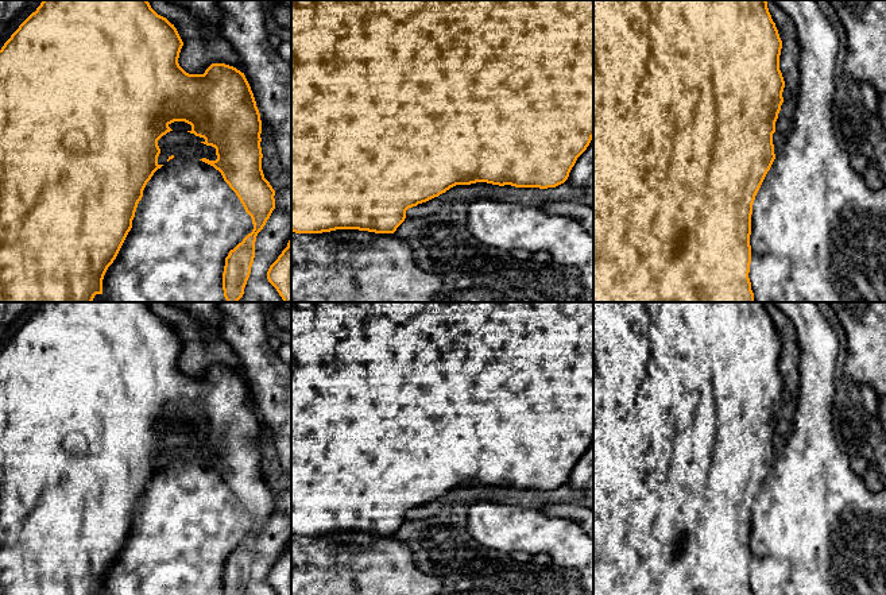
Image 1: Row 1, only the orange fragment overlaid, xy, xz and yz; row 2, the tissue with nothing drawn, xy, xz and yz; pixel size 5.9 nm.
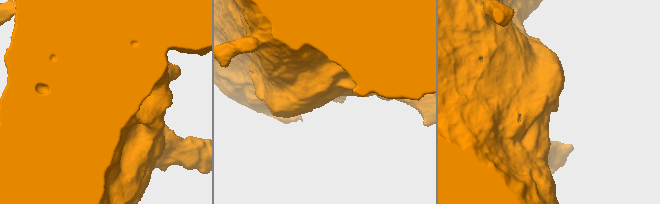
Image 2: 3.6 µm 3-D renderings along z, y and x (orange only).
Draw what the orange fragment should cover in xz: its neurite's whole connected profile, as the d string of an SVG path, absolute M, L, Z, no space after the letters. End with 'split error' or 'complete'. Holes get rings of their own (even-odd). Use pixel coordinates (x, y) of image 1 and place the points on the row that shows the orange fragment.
M291 0L291 231L322 233L359 229L394 233L406 210L445 193L456 185L487 182L515 188L556 188L564 183L577 158L593 138L593 0Z; complete

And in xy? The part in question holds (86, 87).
M43 0L4 43L0 50L0 302L92 302L96 294L102 294L104 275L132 228L143 190L154 173L163 166L158 163L158 140L173 131L169 125L174 121L190 124L191 130L187 132L204 138L201 143L216 148L216 161L200 161L221 173L252 219L252 232L229 251L223 273L227 302L237 302L243 297L255 258L256 236L275 209L275 190L262 170L260 113L244 73L225 63L212 63L204 74L189 74L178 63L182 46L174 24L158 15L147 0Z; complete

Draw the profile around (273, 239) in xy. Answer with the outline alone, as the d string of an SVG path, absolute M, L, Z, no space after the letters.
M275 190L275 209L267 220L263 229L258 233L255 242L255 258L251 274L244 287L244 294L237 302L283 302L276 289L268 282L267 271L287 247L291 239L291 190Z

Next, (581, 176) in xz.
M593 136L587 150L577 158L566 182L576 188L593 188Z

